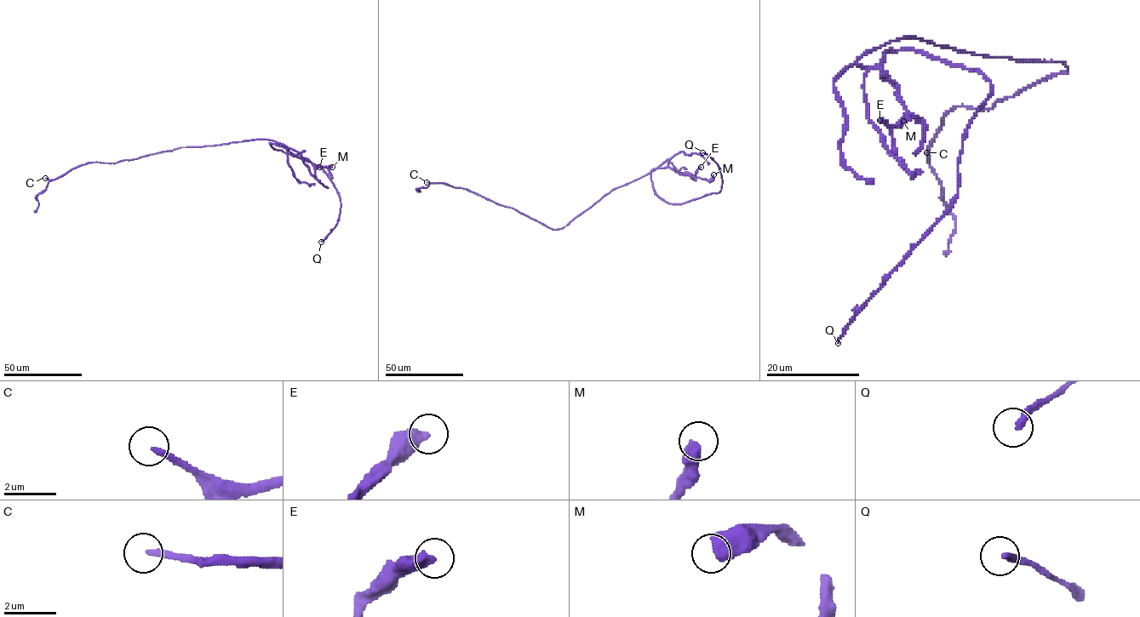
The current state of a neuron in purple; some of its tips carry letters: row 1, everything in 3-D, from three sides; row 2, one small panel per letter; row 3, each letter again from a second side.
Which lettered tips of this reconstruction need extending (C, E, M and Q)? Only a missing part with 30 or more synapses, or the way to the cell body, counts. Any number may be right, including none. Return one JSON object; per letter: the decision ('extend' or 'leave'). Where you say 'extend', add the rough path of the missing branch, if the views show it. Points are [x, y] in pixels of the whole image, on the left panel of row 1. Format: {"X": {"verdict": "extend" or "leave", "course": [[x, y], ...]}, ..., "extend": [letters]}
{"C": {"verdict": "extend", "course": [[45, 178], [29, 178], [22, 185], [14, 205], [19, 205], [32, 196], [42, 194]]}, "E": {"verdict": "leave"}, "M": {"verdict": "leave"}, "Q": {"verdict": "leave"}, "extend": ["C"]}

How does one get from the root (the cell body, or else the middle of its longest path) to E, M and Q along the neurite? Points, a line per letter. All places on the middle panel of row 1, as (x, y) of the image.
E: (620, 186), (650, 173), (668, 158), (667, 165), (678, 172), (694, 175), (701, 167)
M: (620, 186), (650, 173), (668, 158), (667, 165), (678, 172), (689, 173), (708, 180), (713, 174)
Q: (620, 186), (668, 158), (666, 167), (651, 172), (660, 197), (682, 203), (718, 192), (720, 169), (702, 152)

